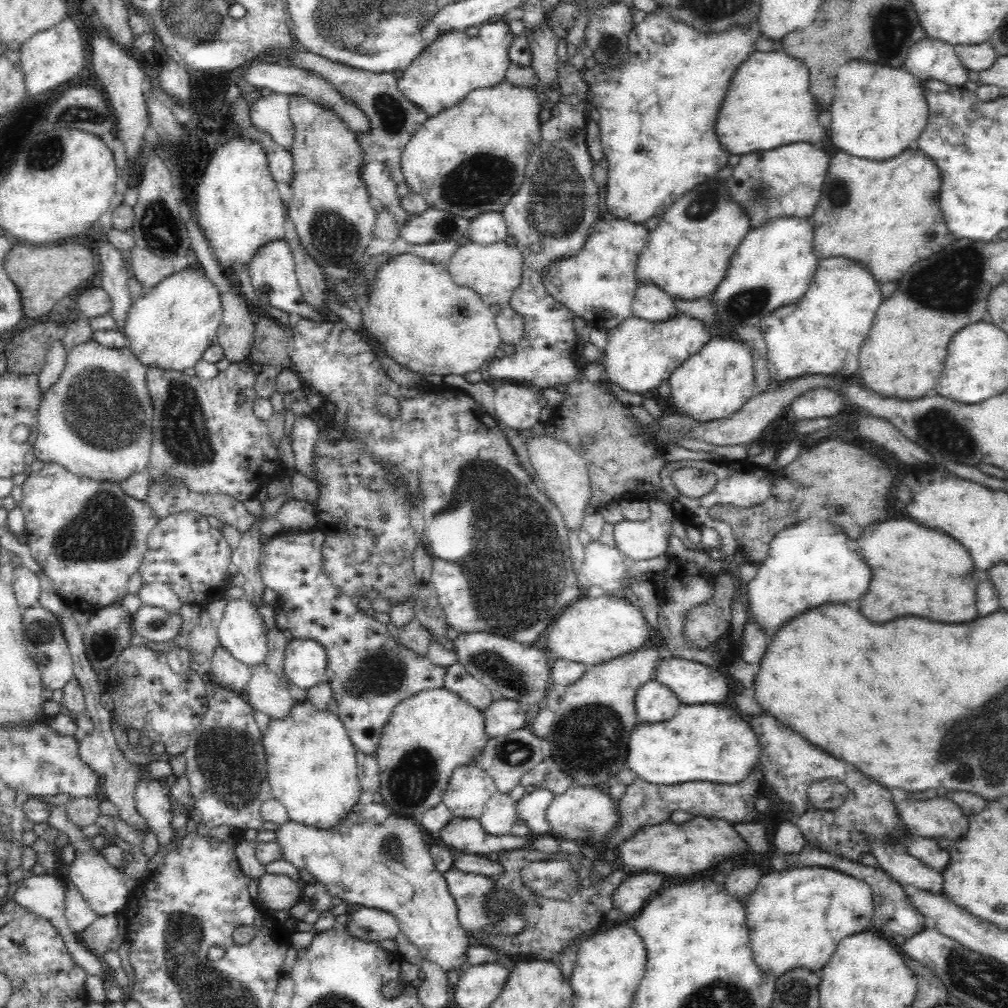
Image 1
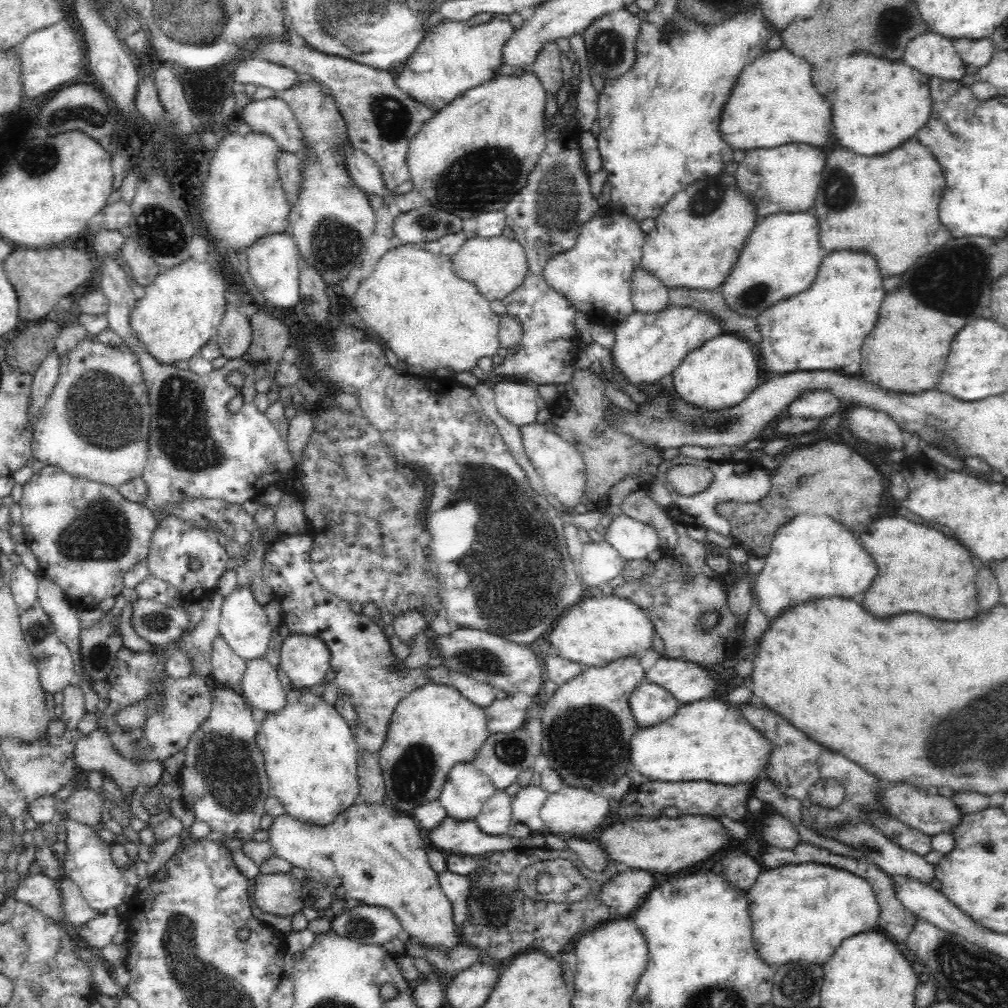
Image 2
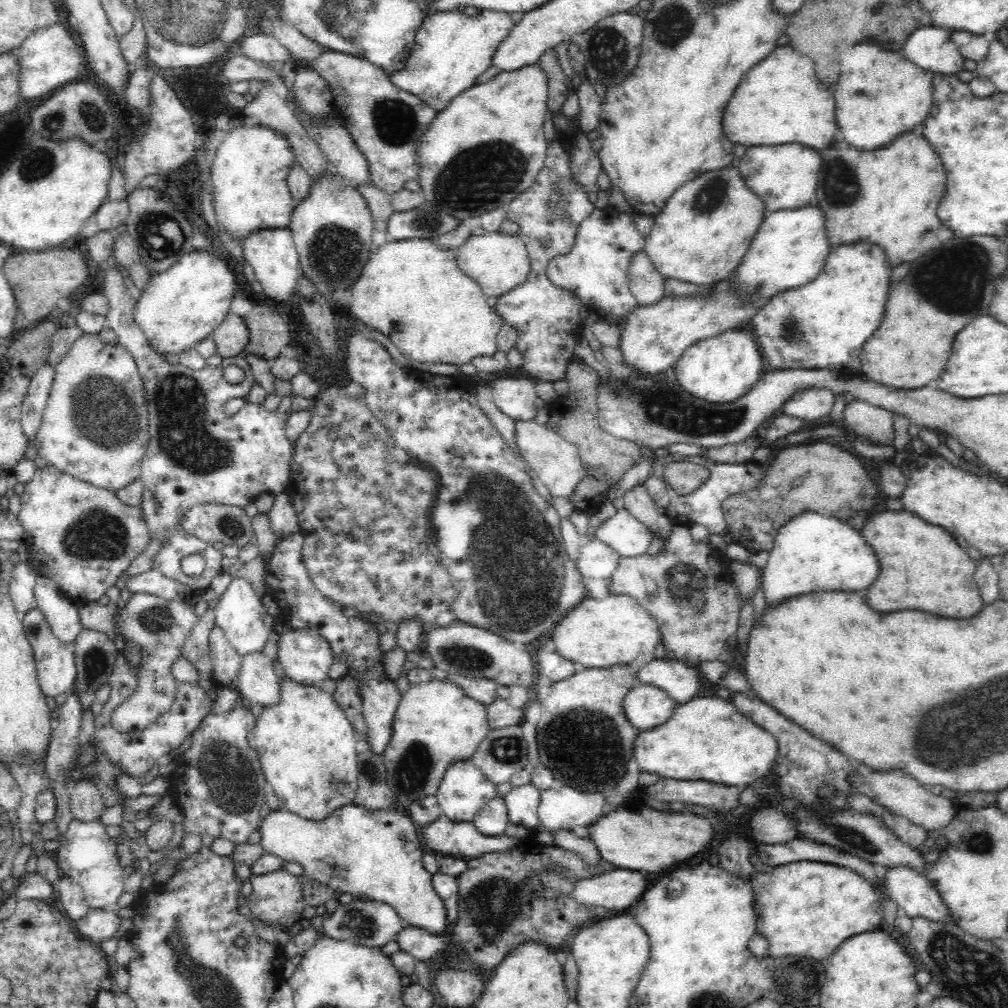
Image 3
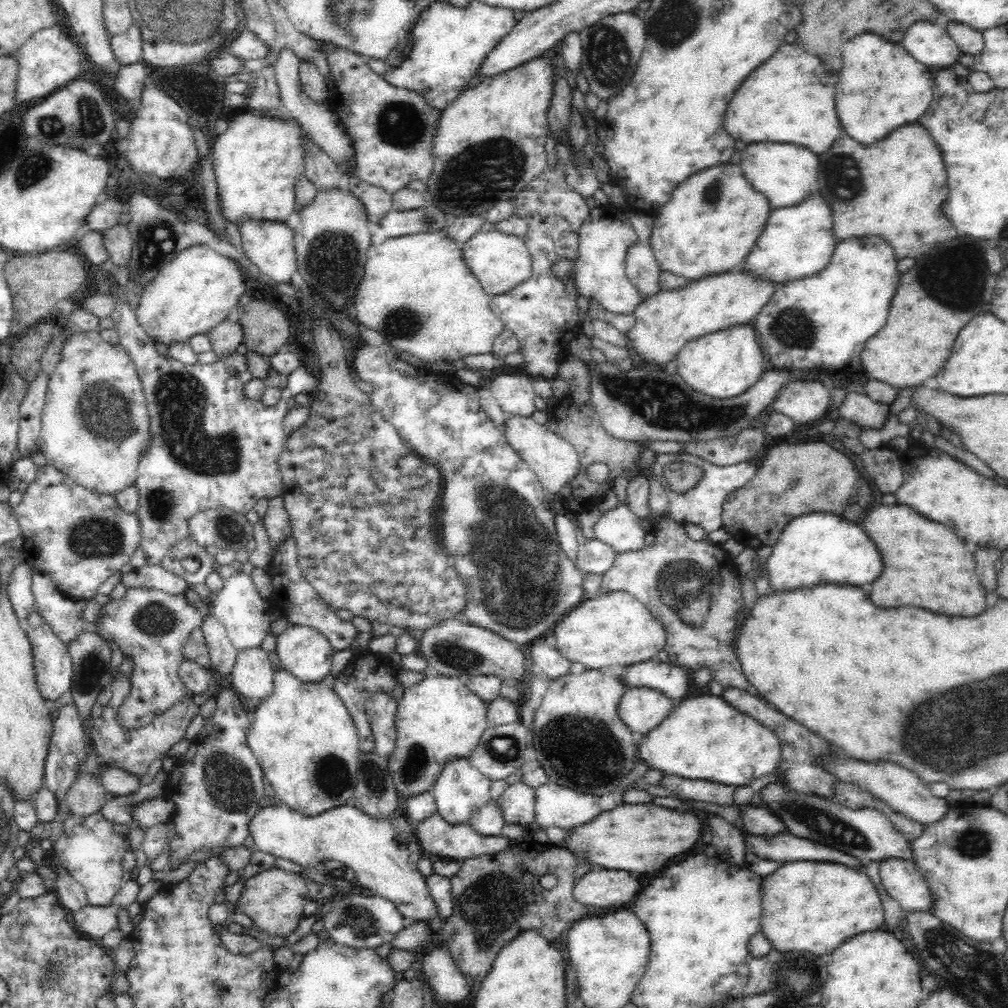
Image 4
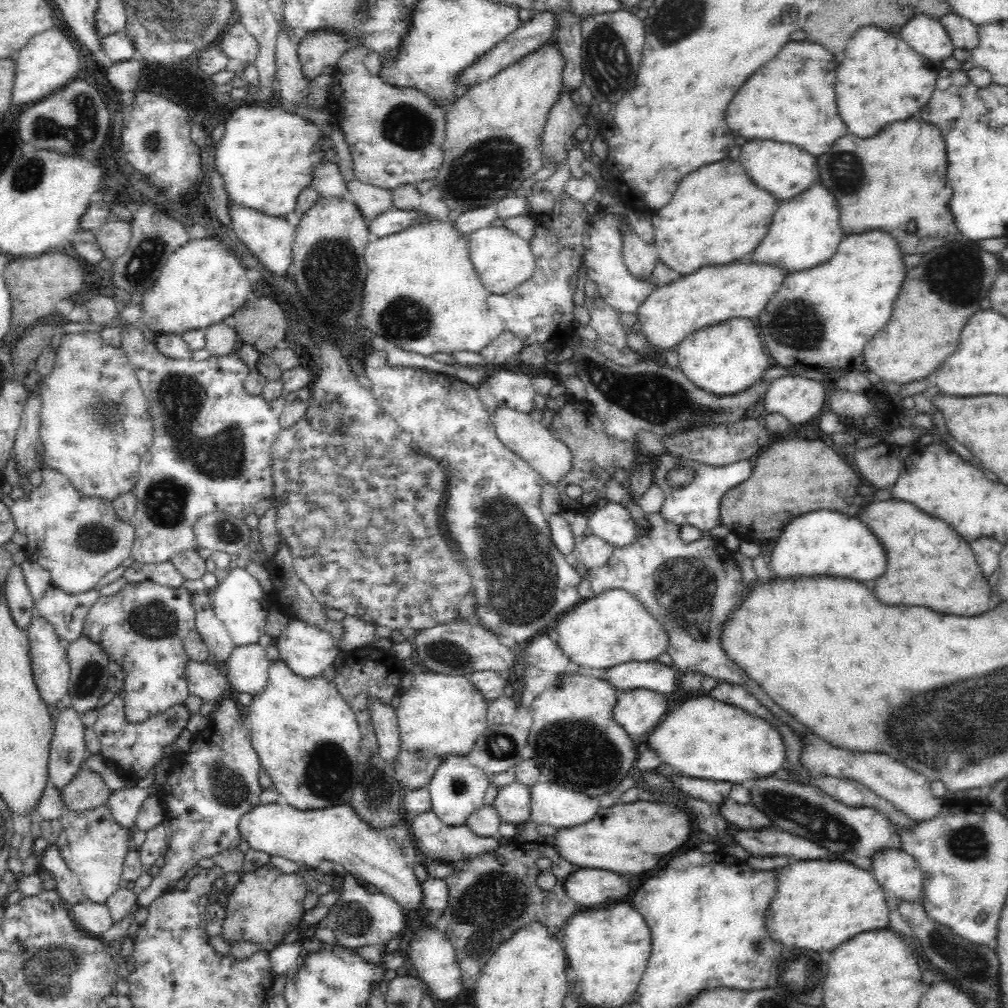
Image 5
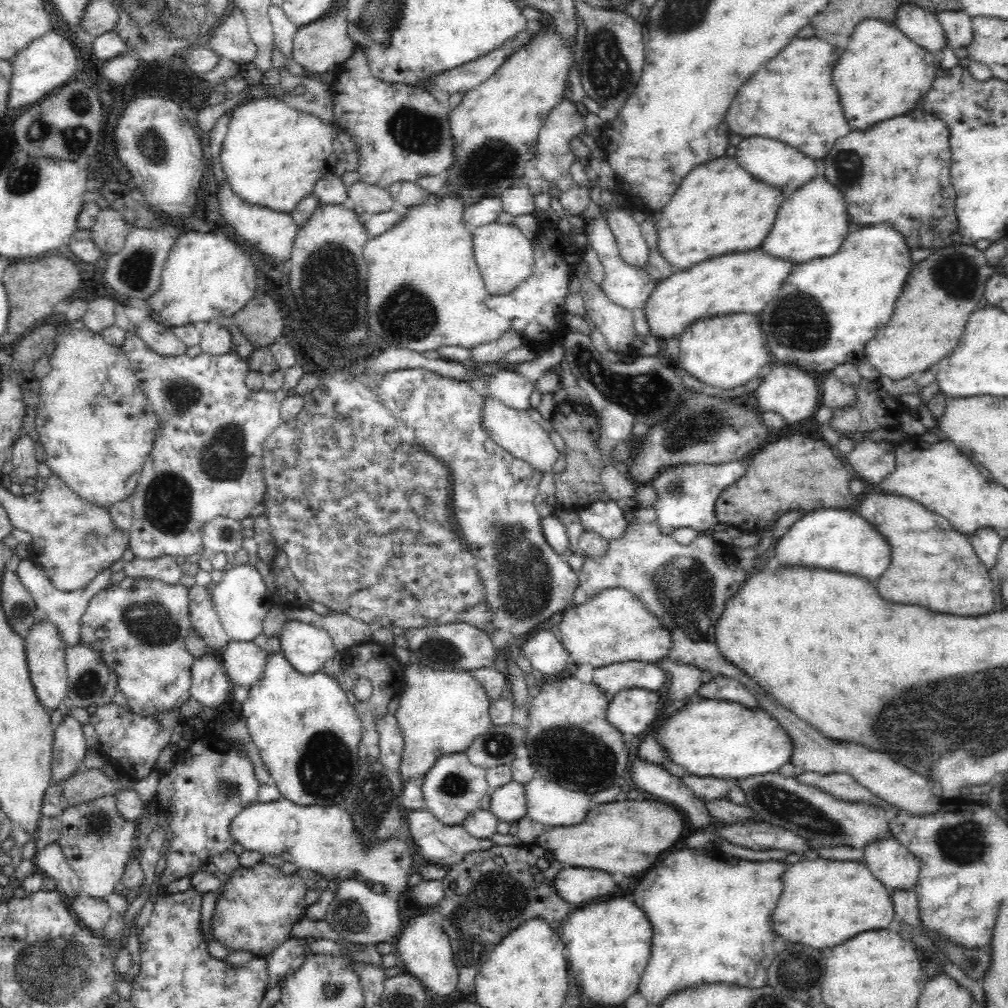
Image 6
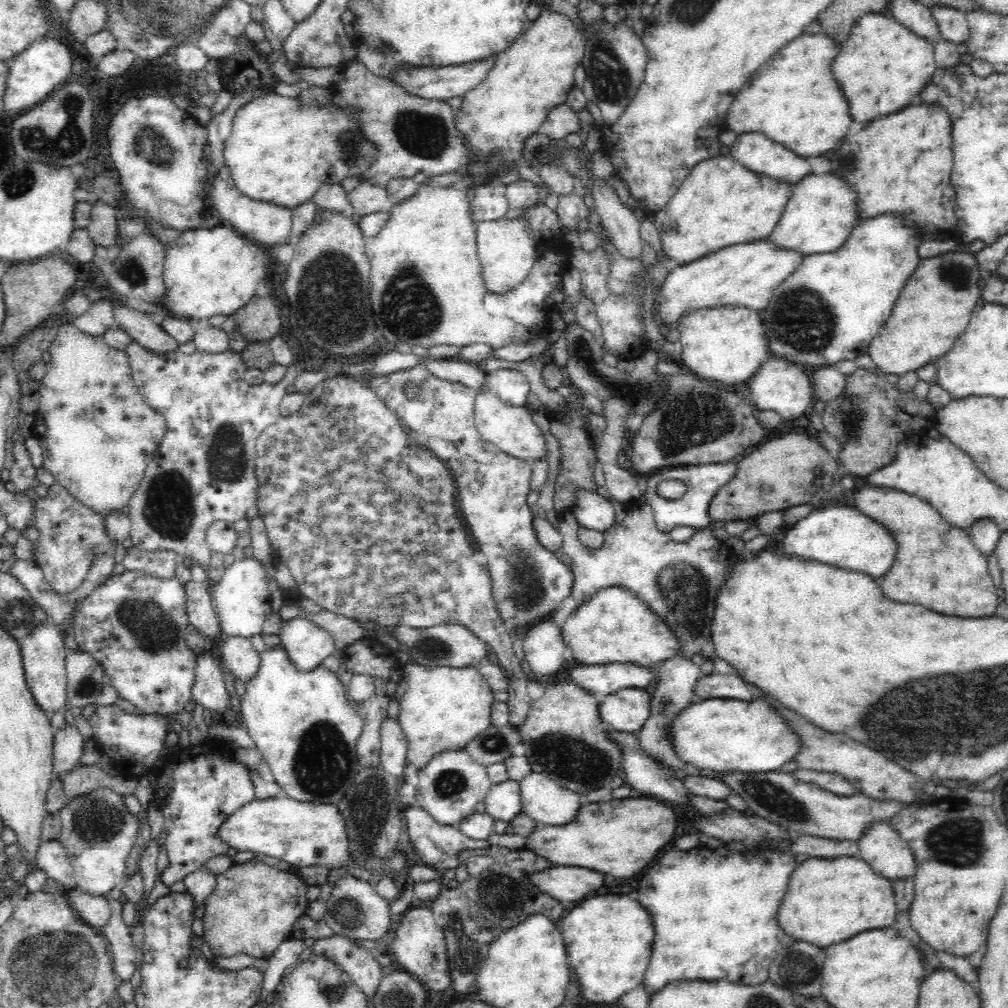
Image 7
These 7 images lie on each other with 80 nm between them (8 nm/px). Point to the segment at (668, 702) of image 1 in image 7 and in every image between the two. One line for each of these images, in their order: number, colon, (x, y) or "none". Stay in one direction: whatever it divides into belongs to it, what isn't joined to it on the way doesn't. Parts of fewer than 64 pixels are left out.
2: (650, 704)
3: (645, 706)
4: (641, 708)
5: (638, 711)
6: (631, 710)
7: (626, 710)

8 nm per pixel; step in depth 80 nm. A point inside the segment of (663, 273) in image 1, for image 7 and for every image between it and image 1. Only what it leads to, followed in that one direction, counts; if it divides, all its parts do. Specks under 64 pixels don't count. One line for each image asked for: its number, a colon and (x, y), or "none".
2: (690, 247)
3: (700, 235)
4: (713, 219)
5: (716, 215)
6: (719, 207)
7: (720, 203)

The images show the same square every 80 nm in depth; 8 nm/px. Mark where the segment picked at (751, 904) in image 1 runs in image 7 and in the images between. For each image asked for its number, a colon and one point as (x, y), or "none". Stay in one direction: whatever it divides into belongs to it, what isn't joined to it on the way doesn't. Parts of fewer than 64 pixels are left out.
2: (803, 911)
3: (808, 908)
4: (807, 906)
5: (820, 903)
6: (824, 902)
7: (828, 901)

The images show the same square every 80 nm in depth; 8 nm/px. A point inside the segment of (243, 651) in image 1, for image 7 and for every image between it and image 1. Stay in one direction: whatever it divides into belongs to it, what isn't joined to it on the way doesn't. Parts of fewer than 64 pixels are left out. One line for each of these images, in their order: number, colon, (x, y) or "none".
2: (244, 624)
3: (242, 614)
4: (238, 606)
5: (237, 600)
6: (239, 599)
7: (241, 599)

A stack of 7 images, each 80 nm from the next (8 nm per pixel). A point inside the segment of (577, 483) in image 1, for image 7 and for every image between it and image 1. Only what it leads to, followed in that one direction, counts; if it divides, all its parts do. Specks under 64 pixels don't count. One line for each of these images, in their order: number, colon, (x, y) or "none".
2: (561, 467)
3: (557, 463)
4: (554, 460)
5: (530, 440)
6: (513, 430)
7: (511, 428)

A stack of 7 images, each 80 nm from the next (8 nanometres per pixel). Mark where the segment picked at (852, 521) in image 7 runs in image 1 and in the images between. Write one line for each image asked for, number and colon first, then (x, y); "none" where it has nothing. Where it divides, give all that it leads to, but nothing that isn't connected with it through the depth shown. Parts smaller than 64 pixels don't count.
1: (809, 564)
2: (812, 556)
3: (811, 552)
4: (818, 547)
5: (824, 543)
6: (838, 540)

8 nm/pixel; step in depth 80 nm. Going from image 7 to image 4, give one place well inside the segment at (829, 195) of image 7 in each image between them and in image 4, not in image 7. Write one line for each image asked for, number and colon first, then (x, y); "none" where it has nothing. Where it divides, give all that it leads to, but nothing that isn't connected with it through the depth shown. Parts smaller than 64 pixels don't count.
4: (797, 241)
5: (805, 231)
6: (813, 222)

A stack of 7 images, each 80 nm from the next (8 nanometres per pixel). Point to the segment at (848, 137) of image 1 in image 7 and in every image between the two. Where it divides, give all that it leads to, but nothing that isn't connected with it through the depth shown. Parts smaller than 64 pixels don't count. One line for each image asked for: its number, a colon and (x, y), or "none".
2: (878, 104)
3: (880, 95)
4: (880, 87)
5: (879, 64)
6: (882, 74)
7: (883, 66)

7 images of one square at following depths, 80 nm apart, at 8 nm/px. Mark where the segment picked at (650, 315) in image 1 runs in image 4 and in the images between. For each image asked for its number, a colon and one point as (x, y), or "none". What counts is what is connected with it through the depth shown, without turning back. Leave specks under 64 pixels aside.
2: (649, 294)
3: (646, 283)
4: (642, 269)

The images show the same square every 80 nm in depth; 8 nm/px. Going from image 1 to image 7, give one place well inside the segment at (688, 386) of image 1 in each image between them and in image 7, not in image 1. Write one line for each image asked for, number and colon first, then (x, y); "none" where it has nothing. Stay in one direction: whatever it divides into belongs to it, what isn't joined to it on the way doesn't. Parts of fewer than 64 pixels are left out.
2: (723, 371)
3: (719, 369)
4: (723, 364)
5: (724, 358)
6: (725, 350)
7: (726, 343)

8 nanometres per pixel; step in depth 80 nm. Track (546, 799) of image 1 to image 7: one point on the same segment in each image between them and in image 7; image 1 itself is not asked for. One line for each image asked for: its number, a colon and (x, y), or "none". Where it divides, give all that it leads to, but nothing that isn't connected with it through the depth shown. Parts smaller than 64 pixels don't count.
2: (525, 804)
3: (522, 801)
4: (516, 802)
5: (512, 802)
6: (507, 802)
7: (502, 802)

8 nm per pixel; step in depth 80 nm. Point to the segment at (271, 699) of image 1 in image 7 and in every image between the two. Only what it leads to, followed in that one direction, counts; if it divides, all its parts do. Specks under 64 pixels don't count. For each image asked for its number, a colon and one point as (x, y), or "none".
2: (261, 688)
3: (257, 682)
4: (252, 676)
5: (247, 667)
6: (243, 662)
7: (239, 655)

